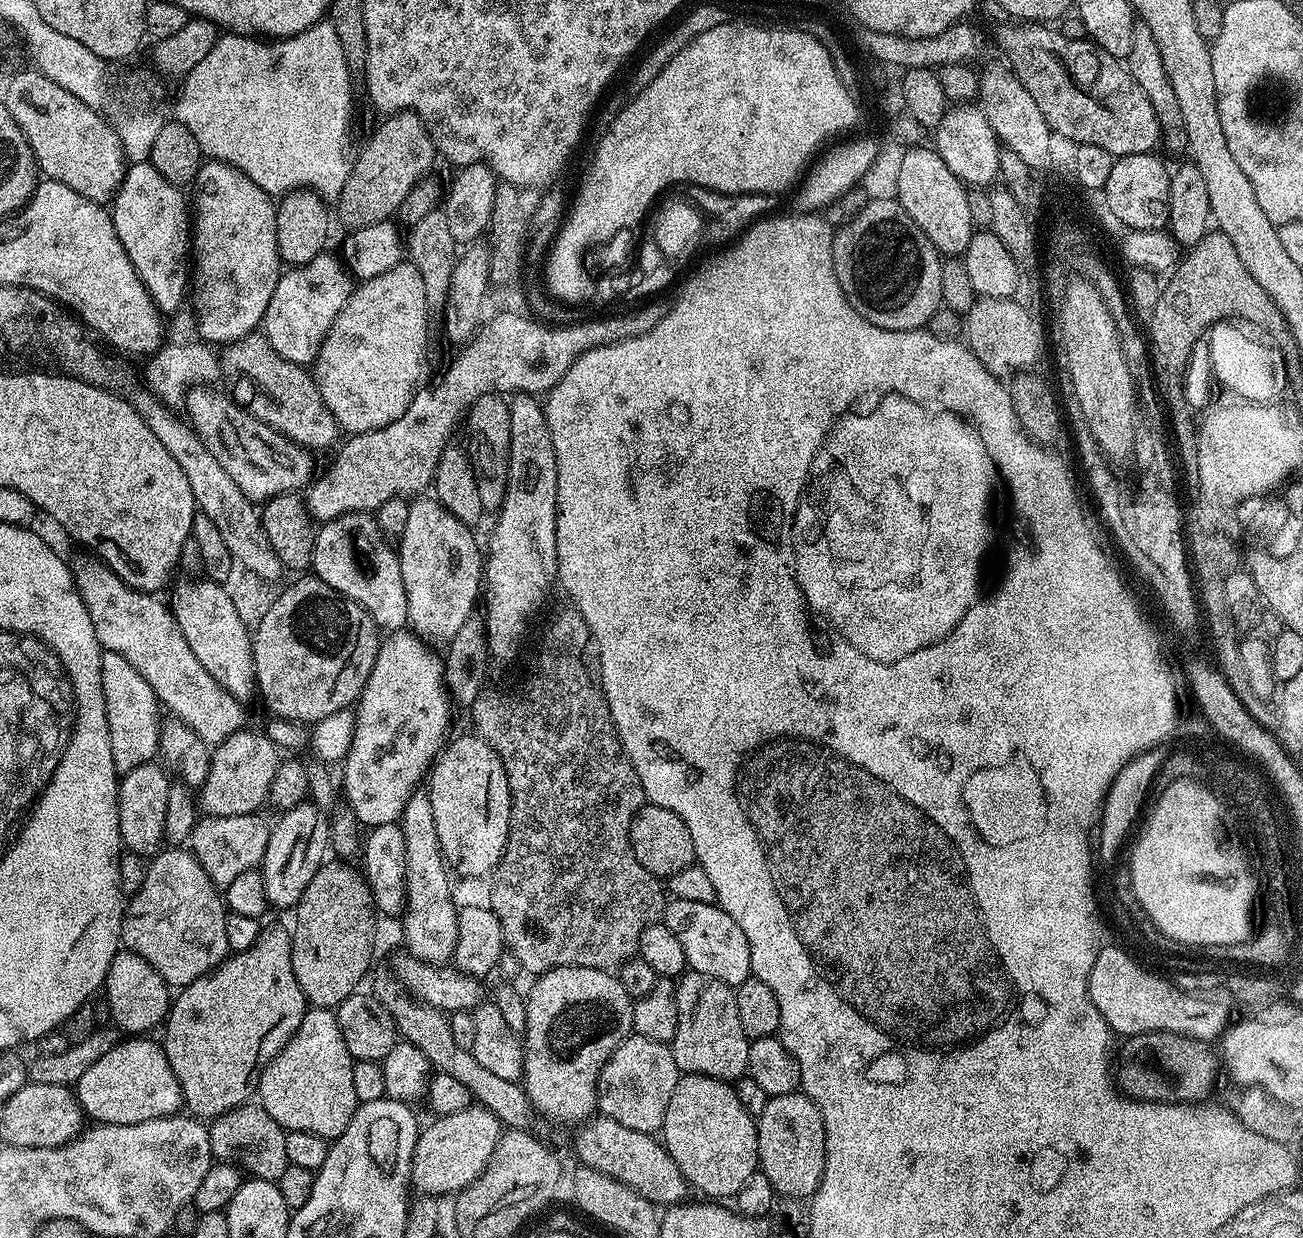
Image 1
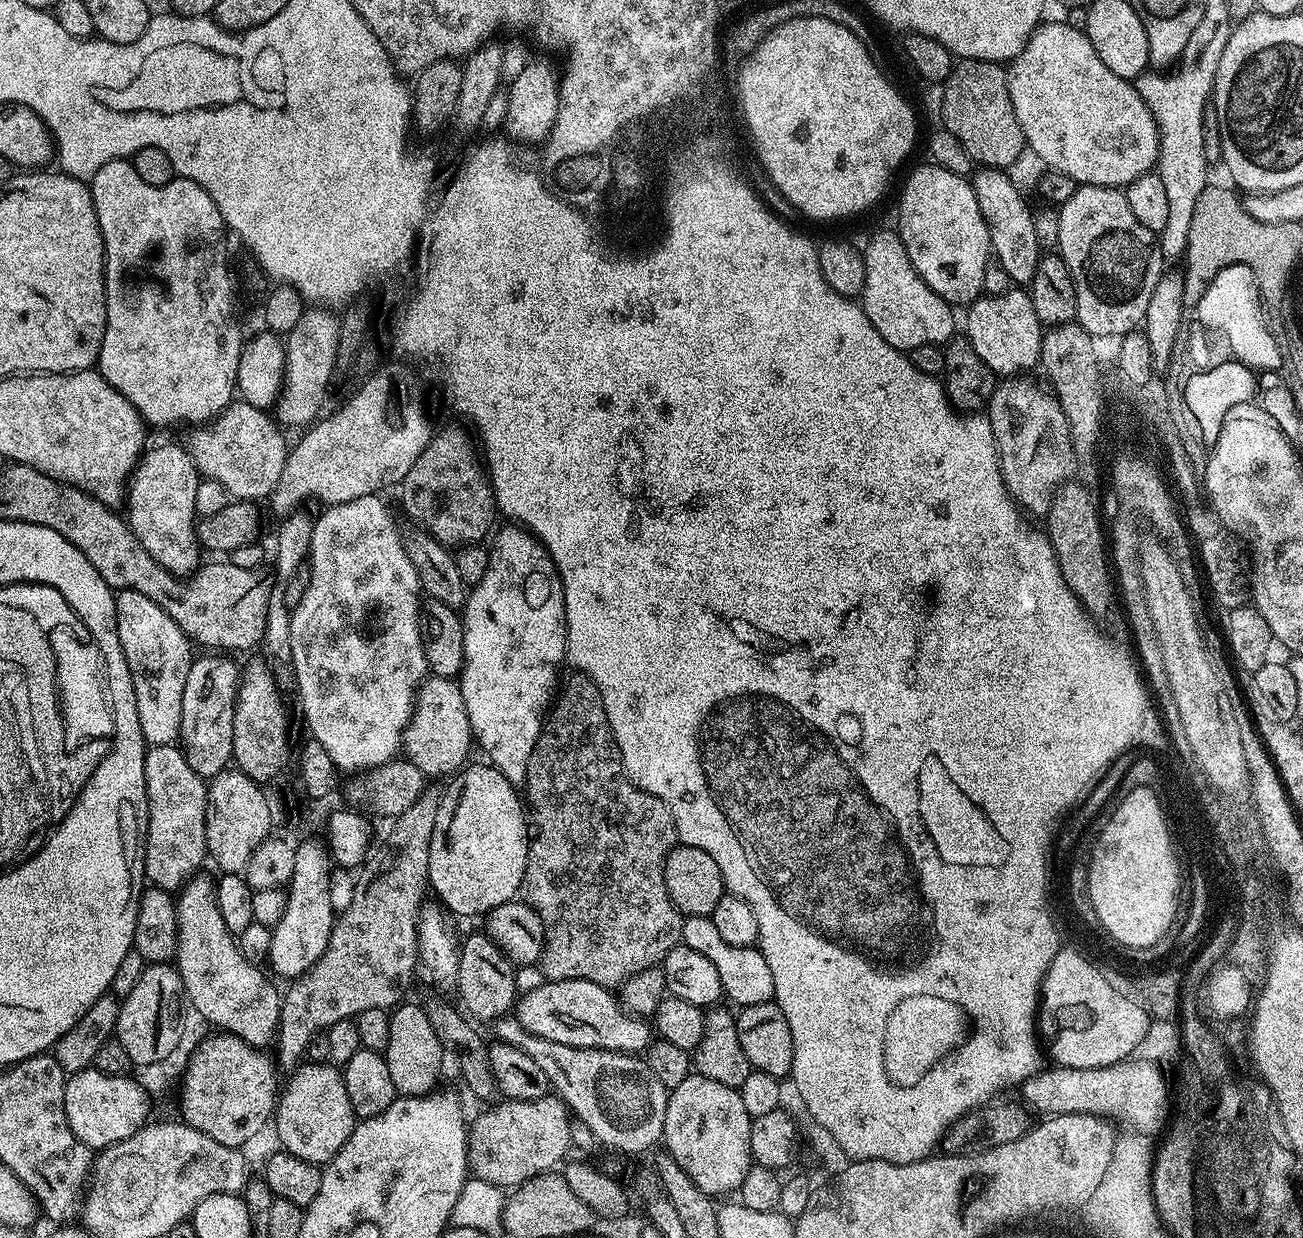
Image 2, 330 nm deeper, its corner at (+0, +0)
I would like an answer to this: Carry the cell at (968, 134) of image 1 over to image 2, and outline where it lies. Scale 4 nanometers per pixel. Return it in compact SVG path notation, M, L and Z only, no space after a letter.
M984 168L975 173L974 187L978 210L982 210L982 218L988 227L992 243L991 255L1002 266L1002 270L1010 274L1013 285L1028 286L1038 270L1042 249L1034 235L1034 208L1024 201L1023 194L1016 189L1015 182L1008 175L1007 171L998 168Z

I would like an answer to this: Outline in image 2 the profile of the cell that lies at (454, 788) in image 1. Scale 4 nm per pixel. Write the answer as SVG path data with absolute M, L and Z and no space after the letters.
M487 762L469 763L447 784L448 789L443 789L440 798L438 818L434 818L434 834L430 838L428 882L434 896L436 892L441 900L439 903L445 909L448 907L454 915L483 917L498 906L517 899L521 891L530 843L530 824L528 832L528 824L524 821L525 805L517 788L506 782L503 774Z

